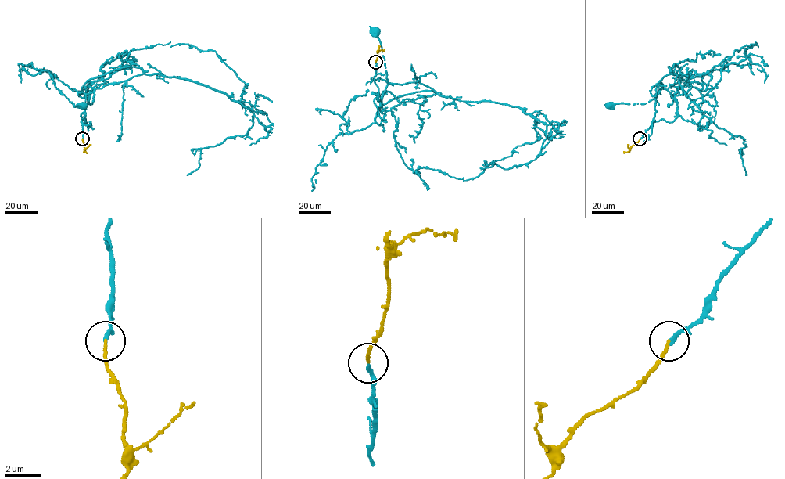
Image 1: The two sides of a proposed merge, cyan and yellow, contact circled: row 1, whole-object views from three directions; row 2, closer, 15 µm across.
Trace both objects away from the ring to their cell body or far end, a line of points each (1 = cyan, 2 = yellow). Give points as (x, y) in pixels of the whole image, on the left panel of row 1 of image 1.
1: (83, 138), (80, 121), (84, 119), (85, 122), (84, 109), (94, 88), (91, 103), (82, 105)
2: (83, 138), (87, 153)

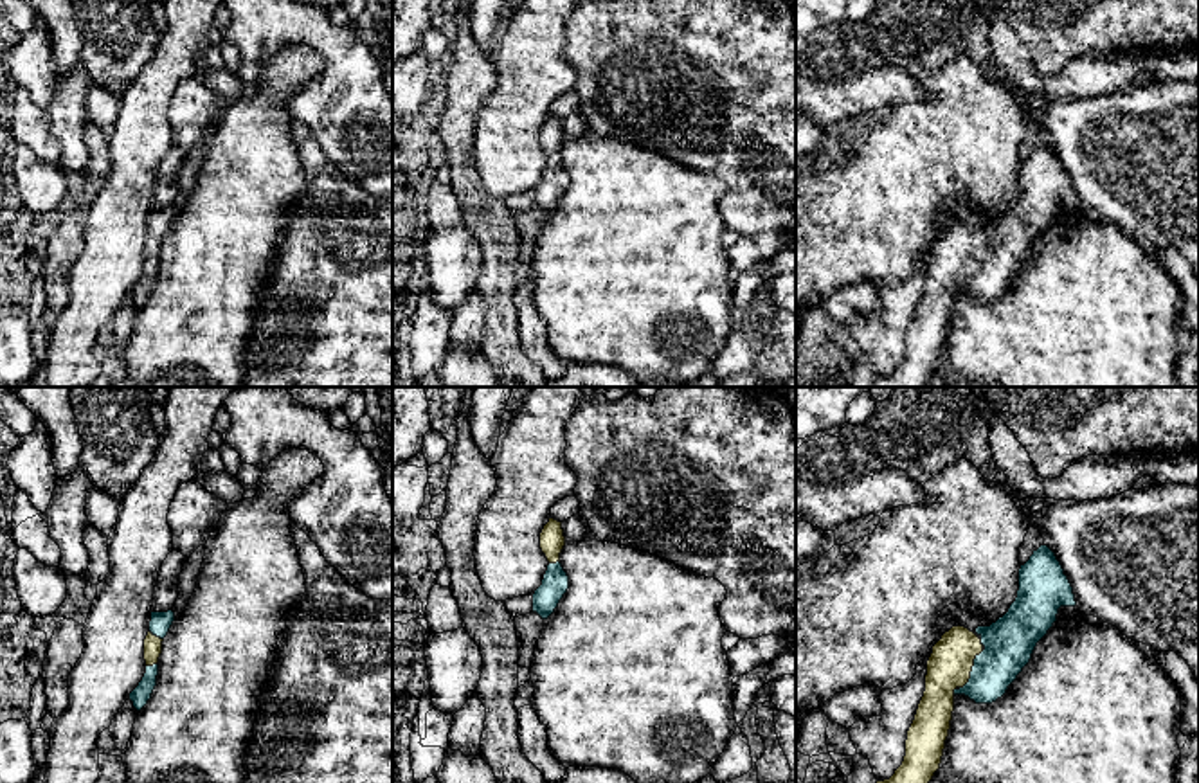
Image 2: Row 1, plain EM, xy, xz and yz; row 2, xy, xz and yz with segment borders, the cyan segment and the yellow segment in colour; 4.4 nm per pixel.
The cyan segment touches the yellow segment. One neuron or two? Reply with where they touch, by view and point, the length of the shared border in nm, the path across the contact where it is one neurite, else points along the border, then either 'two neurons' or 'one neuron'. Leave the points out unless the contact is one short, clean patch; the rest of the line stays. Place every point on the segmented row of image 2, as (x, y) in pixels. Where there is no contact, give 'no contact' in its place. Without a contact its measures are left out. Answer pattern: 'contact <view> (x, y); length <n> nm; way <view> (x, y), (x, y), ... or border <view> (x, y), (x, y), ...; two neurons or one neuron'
contact yz (973, 670); length 200 nm; way yz (1009, 643), (982, 670), (973, 670), (949, 666); one neuron

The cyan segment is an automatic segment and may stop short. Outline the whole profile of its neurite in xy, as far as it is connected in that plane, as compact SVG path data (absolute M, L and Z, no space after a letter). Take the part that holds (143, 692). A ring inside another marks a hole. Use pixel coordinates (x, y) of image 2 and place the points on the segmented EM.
M151 612L149 632L144 639L144 661L146 661L146 673L139 686L130 693L130 700L133 707L140 711L157 686L158 675L158 657L162 653L162 641L167 635L171 625L175 621L175 612Z

